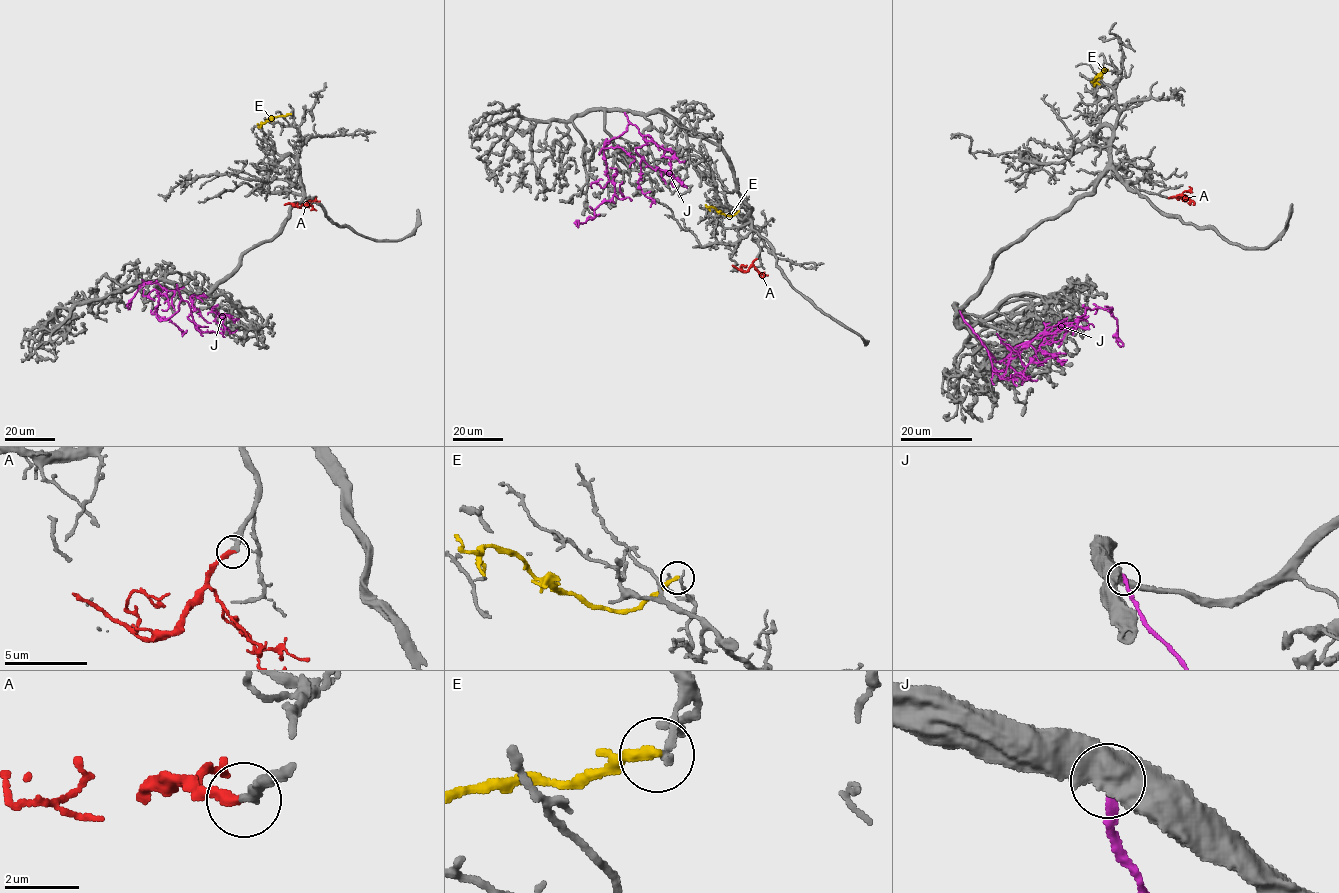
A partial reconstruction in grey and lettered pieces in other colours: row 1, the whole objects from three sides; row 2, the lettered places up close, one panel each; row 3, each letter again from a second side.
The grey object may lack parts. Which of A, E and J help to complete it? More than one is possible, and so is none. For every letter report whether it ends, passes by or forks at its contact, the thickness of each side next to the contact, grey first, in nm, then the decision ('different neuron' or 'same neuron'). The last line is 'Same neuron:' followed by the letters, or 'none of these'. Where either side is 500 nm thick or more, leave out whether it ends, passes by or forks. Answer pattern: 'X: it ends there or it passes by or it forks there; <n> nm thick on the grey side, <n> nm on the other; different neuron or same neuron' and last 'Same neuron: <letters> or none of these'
A: it ends there; 240 nm thick on the grey side, 280 nm on the other; same neuron
E: it ends there; 190 nm thick on the grey side, 280 nm on the other; different neuron
J: 750 nm thick on the grey side, 260 nm on the other; different neuron
Same neuron: A

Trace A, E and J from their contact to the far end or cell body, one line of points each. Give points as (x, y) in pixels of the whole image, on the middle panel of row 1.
A: (756, 259), (744, 272), (741, 265), (745, 266)
E: (739, 211), (727, 216), (705, 204)
J: (625, 112), (629, 122), (627, 130), (604, 146), (608, 178), (615, 193), (595, 210), (595, 216), (576, 226)

